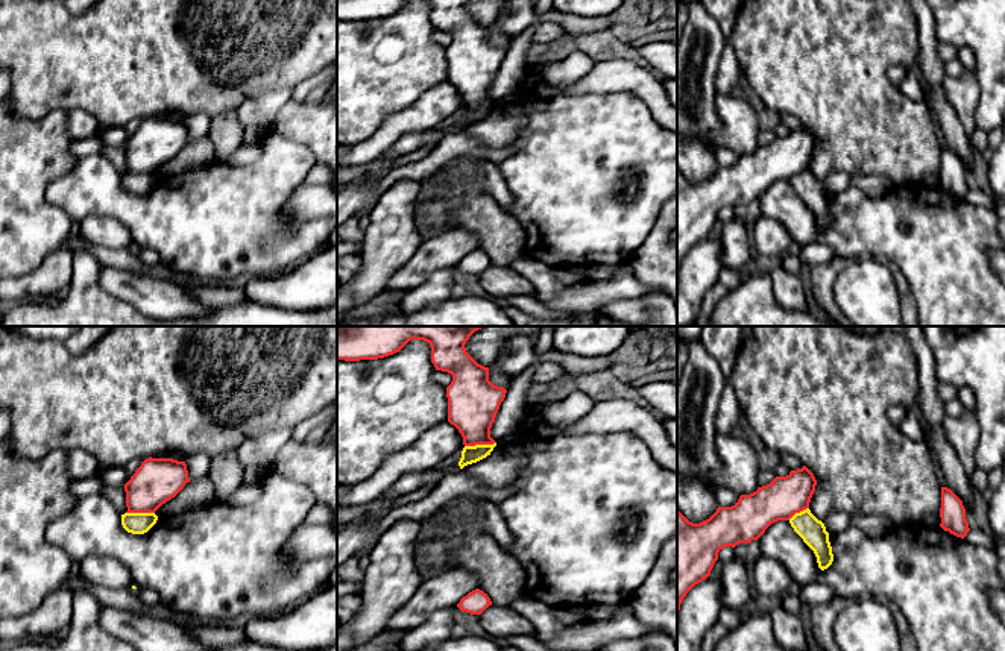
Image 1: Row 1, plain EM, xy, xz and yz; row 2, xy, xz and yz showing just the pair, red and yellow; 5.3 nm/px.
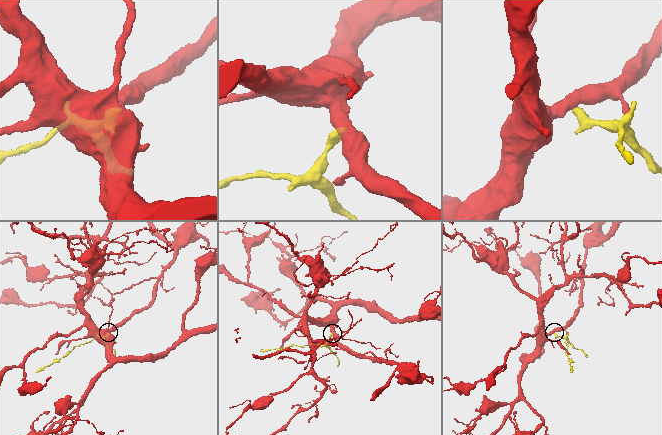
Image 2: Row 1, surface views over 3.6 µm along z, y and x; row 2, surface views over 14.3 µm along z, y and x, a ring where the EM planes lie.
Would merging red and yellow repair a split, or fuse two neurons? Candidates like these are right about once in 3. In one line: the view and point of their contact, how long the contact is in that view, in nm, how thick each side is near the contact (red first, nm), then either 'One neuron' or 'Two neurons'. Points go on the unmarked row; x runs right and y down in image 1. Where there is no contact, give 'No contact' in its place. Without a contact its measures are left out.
Touches red at xz (480, 103). Shared border 170 nm. Thickness 280 nm (red) against 100 nm. Two neurons

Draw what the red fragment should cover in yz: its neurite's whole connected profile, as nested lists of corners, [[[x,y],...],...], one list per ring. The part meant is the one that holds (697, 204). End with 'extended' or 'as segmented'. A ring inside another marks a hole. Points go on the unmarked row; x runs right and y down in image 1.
[[[803,126],[786,137],[776,137],[750,155],[741,155],[732,167],[718,167],[709,179],[700,184],[689,182],[677,170],[677,273],[686,253],[710,235],[723,208],[758,200],[771,184],[789,181],[795,173],[809,168],[815,146],[814,134]]]; as segmented

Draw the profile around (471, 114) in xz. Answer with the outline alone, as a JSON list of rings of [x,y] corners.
[[[496,103],[465,106],[462,111],[462,118],[458,121],[460,129],[486,118],[487,115],[490,115],[490,112],[493,111],[495,106],[496,106]]]

